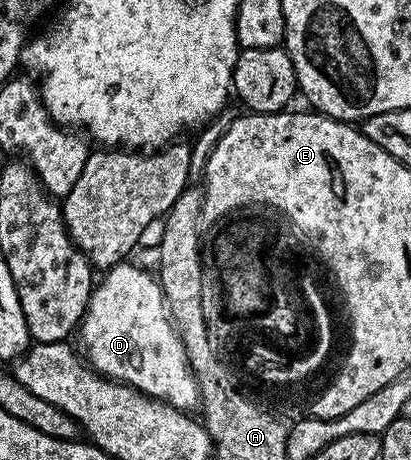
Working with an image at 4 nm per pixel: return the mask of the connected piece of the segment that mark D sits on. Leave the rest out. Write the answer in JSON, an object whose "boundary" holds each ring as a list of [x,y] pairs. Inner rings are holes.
{"boundary":[[[129,264],[114,265],[102,276],[105,277],[102,281],[100,278],[96,282],[79,326],[80,352],[89,368],[102,377],[131,385],[176,409],[196,410],[201,392],[197,390],[181,335],[165,305],[160,280],[147,270]]]}

